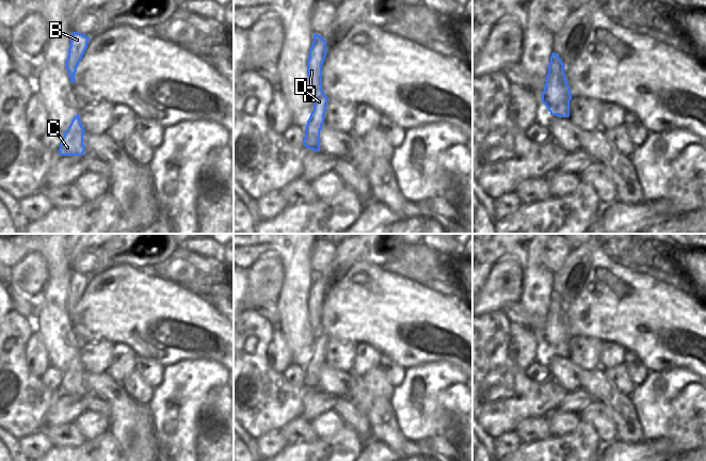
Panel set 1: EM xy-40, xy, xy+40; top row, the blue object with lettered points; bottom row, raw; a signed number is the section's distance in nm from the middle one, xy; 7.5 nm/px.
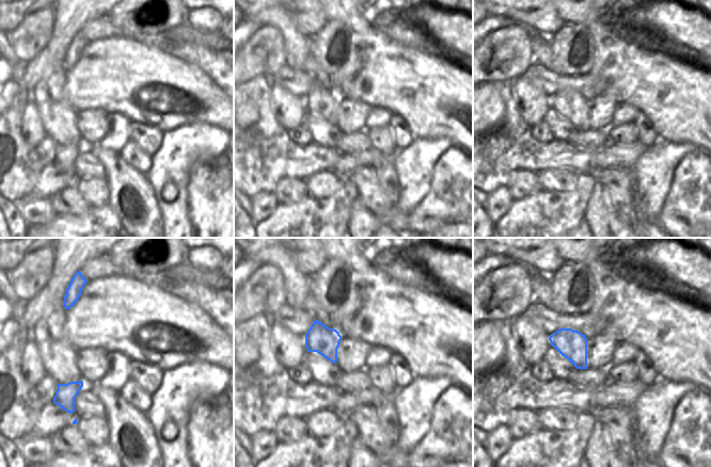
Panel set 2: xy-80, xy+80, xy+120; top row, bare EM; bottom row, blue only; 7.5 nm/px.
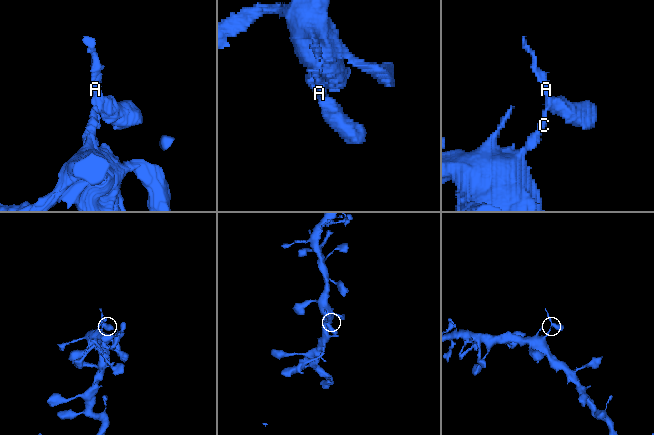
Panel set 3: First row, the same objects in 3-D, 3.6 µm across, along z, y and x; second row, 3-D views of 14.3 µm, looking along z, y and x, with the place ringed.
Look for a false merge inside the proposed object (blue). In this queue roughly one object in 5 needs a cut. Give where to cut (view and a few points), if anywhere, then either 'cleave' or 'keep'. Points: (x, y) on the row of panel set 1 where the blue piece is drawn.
no cut | keep

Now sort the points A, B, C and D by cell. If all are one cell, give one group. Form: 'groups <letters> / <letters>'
groups A B C D

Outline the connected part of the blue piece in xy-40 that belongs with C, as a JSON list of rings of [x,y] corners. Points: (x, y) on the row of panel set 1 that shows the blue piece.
[[[77,114],[68,129],[64,132],[60,144],[60,156],[83,156],[85,146],[83,144],[83,136],[85,131],[81,125],[79,114]]]

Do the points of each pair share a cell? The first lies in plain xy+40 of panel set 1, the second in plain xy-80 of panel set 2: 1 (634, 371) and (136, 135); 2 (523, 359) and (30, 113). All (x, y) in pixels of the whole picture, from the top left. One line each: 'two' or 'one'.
1: one
2: one

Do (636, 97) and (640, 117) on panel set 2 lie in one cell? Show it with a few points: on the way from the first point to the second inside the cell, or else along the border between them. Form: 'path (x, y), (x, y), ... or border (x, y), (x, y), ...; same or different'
border (638, 110), (648, 118), (653, 130); different

